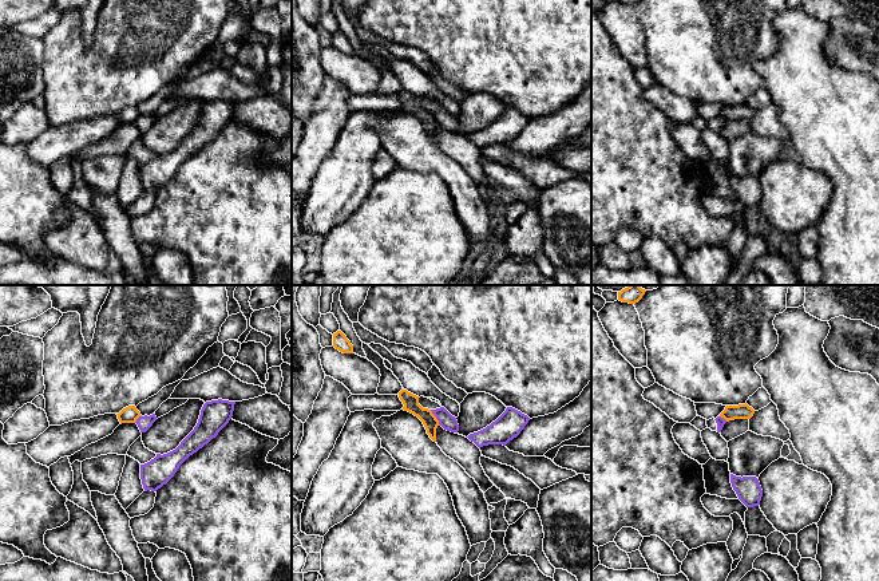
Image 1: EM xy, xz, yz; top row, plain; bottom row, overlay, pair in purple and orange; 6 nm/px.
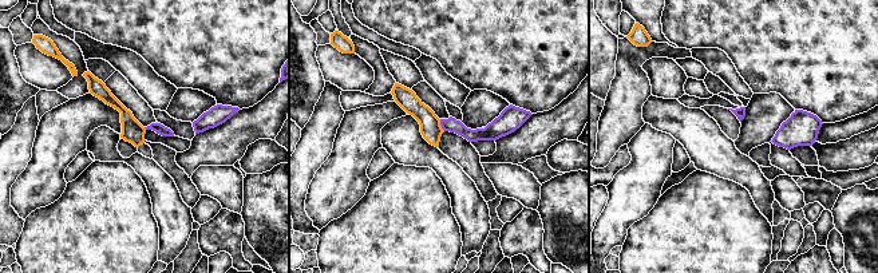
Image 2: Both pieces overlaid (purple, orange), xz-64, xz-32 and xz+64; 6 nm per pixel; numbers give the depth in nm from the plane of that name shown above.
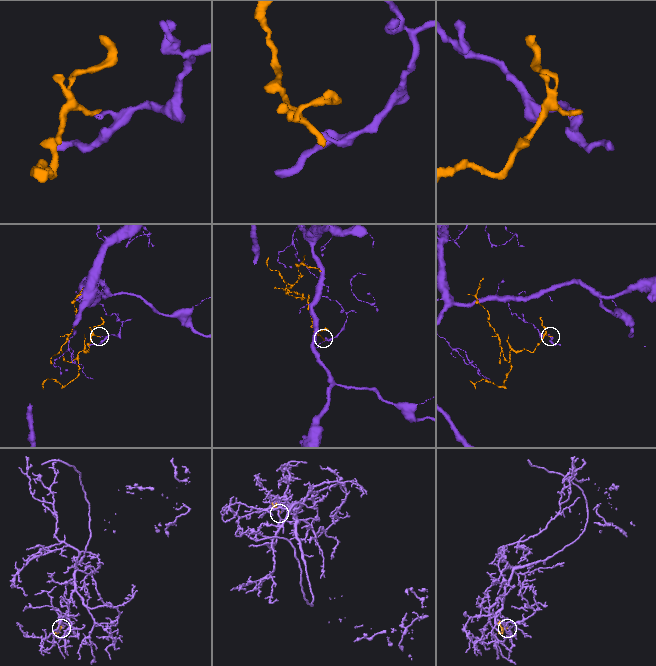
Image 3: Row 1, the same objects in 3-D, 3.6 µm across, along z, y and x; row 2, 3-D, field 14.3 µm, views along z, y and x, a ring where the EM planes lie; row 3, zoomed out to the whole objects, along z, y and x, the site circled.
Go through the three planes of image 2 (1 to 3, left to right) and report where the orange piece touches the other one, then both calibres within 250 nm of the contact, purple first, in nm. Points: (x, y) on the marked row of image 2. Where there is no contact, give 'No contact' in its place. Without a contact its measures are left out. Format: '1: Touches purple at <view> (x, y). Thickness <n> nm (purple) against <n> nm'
1: No contact
2: Touches purple at xz-32 (441, 125). Thickness 90 nm (purple) against 130 nm
3: No contact

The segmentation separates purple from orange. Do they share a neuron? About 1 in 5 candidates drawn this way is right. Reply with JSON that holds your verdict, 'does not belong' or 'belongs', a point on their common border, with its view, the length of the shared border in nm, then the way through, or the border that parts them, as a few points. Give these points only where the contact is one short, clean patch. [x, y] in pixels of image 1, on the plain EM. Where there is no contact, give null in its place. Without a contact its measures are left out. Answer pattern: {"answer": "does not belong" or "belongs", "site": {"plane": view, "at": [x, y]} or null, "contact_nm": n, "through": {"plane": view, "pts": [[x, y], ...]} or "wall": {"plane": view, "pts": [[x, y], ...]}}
{"answer": "does not belong", "site": {"plane": "xz", "at": [436, 118]}, "contact_nm": 120, "wall": {"plane": "xz", "pts": [[430, 110], [440, 125]]}}

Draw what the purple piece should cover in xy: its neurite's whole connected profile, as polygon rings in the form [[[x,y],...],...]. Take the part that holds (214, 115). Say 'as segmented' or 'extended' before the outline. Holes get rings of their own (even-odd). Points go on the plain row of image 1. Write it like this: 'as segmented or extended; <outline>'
as segmented; [[[222,99],[206,102],[197,126],[175,150],[163,155],[157,154],[150,162],[140,165],[144,191],[157,191],[166,185],[190,155],[215,138],[231,119],[234,104],[235,102]]]

